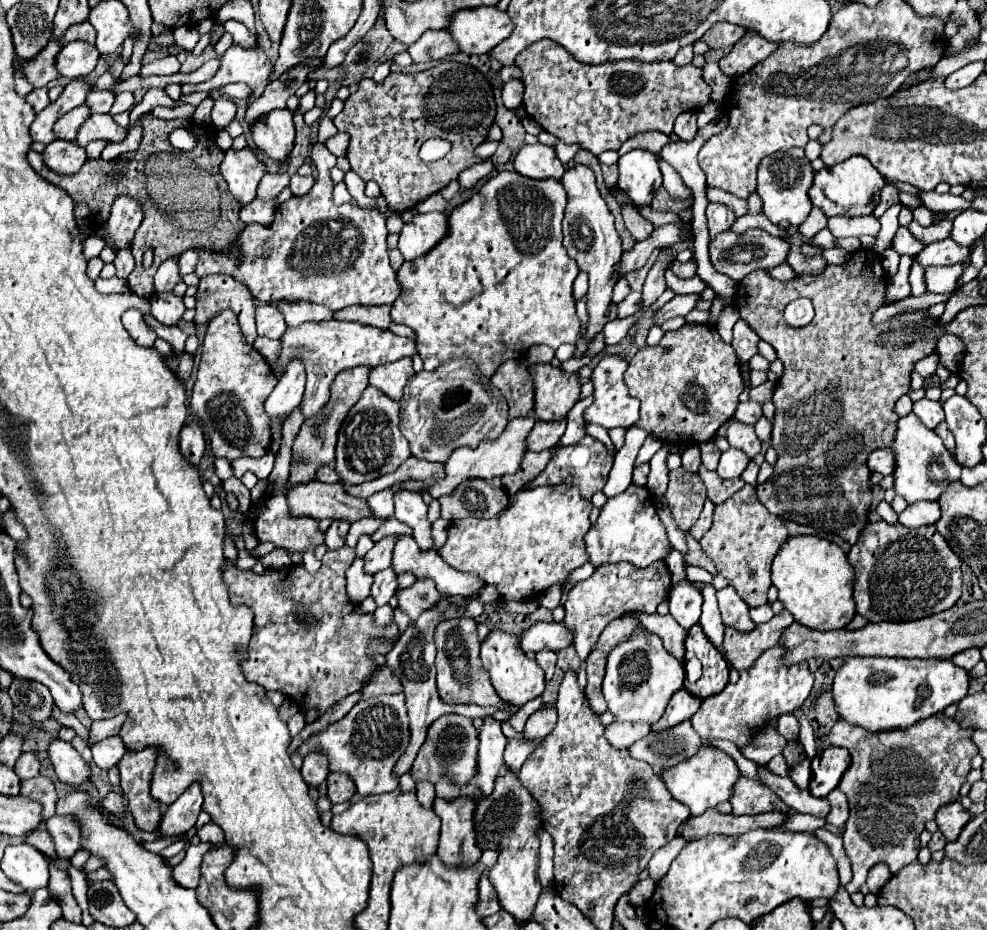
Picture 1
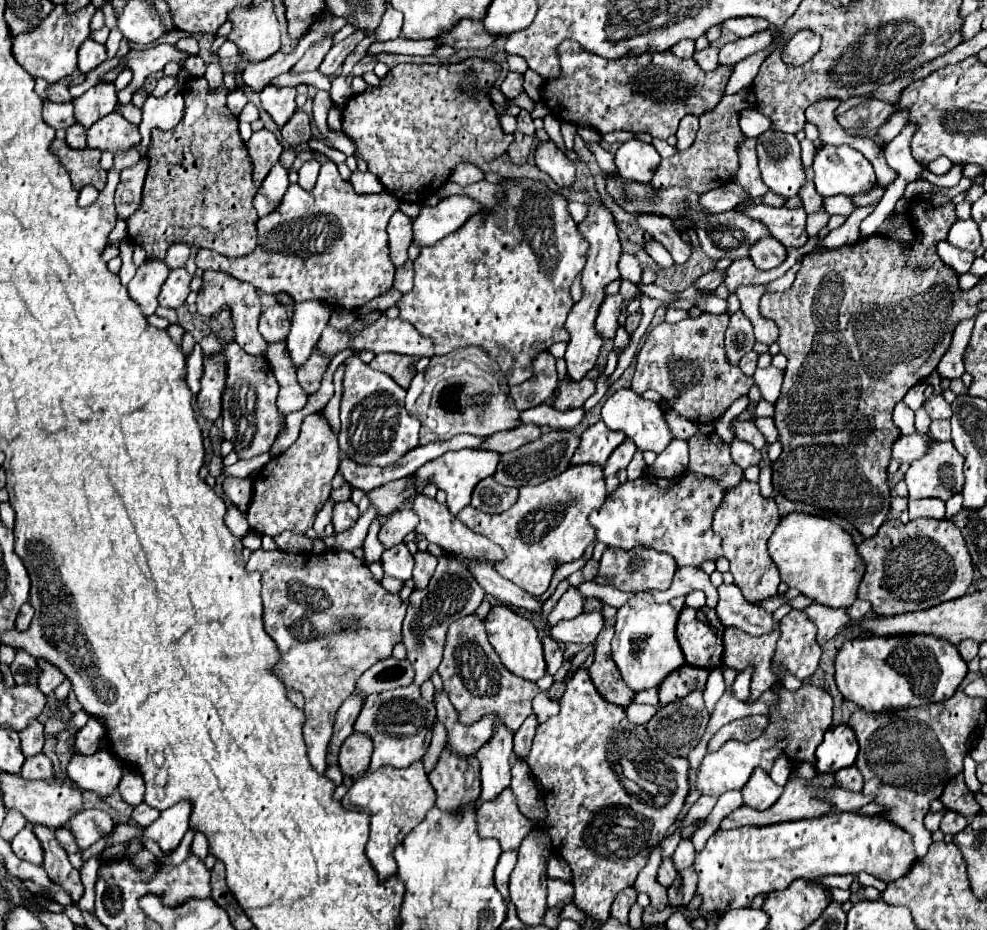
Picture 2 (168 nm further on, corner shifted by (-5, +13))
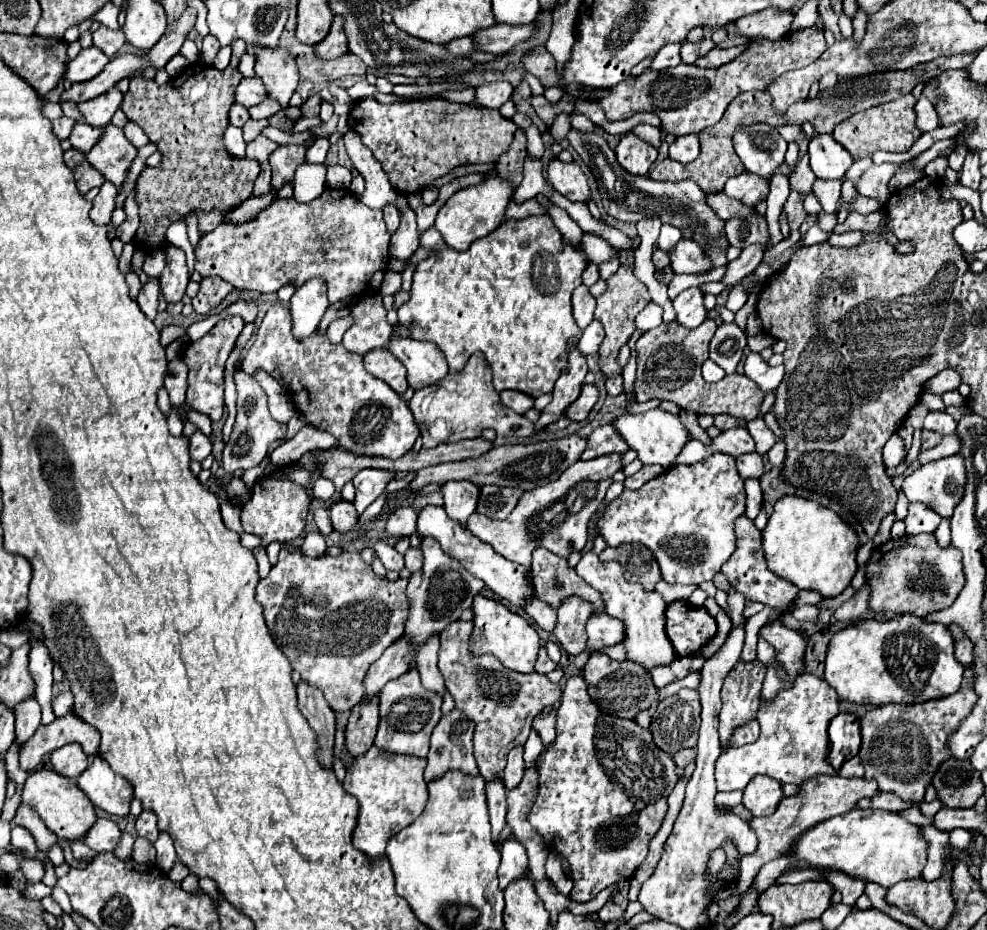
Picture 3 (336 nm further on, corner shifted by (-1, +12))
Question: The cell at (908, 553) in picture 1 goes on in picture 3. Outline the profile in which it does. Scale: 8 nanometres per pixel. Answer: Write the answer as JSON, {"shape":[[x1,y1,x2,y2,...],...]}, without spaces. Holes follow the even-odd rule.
{"shape":[[933,533,905,535,889,539,881,547,873,547,865,565,865,579,871,589,869,609,875,615,891,611,895,615,913,613,923,617,927,613,941,611,953,605,957,593,961,593,961,585,965,585,961,553,957,553,953,545,941,547]]}

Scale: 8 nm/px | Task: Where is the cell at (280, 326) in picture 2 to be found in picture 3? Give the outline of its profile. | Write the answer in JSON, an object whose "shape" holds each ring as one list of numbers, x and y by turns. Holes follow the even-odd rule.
{"shape":[[275,303,265,313,255,343,241,361,241,367,249,375,255,369,265,369,271,377,275,377,281,387,287,387,287,391,293,395,295,407,309,419,309,423,323,431,329,431,339,441,339,447,343,447,345,451,353,451,357,455,381,455,387,459,399,459,413,447,419,437,419,427,411,409,407,407,407,401,403,401,401,395,389,389,389,385,385,385,381,379,365,373,361,355,347,351,343,345,331,345,327,335,319,333,313,333,305,341,295,341,291,335,289,307,281,303]]}

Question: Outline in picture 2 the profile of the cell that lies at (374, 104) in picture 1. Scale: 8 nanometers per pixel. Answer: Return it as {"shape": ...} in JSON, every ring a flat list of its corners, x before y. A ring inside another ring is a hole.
{"shape":[[469,58,461,64,399,64,389,72,379,88,355,94,343,108,343,132,355,142,357,154,367,160,369,172,375,174,385,190,397,200,425,202,447,184,453,168,461,162,481,166,507,152,513,134,505,134,495,112,489,88,497,80,501,66,481,58]]}

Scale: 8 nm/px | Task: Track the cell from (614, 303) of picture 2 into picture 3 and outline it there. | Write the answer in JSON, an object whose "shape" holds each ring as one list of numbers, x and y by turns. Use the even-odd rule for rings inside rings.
{"shape":[[593,319,593,321,589,323,589,327,583,329,583,335,581,335,581,339,579,339,579,349,581,349,581,353,585,353,585,355,597,353,597,349,601,347,603,337,605,337,605,333,603,333,603,329,601,329,601,323,599,323,597,319]]}

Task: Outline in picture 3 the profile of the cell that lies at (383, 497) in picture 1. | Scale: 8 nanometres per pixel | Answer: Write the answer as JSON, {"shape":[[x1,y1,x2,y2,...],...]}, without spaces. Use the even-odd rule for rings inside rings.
{"shape":[[447,481,441,487,441,493,445,497,445,511,447,511,447,515,453,521,465,525,467,517,477,507,477,497,479,497,477,485,473,485,471,481]]}

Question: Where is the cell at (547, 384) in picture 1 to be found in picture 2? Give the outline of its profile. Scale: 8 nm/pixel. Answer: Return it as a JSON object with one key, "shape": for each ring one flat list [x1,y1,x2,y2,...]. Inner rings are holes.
{"shape":[[585,378,577,384,569,384,569,380,561,382,559,394,553,400,553,406,557,410,571,410,571,408,581,408,589,396,595,394,595,382]]}

